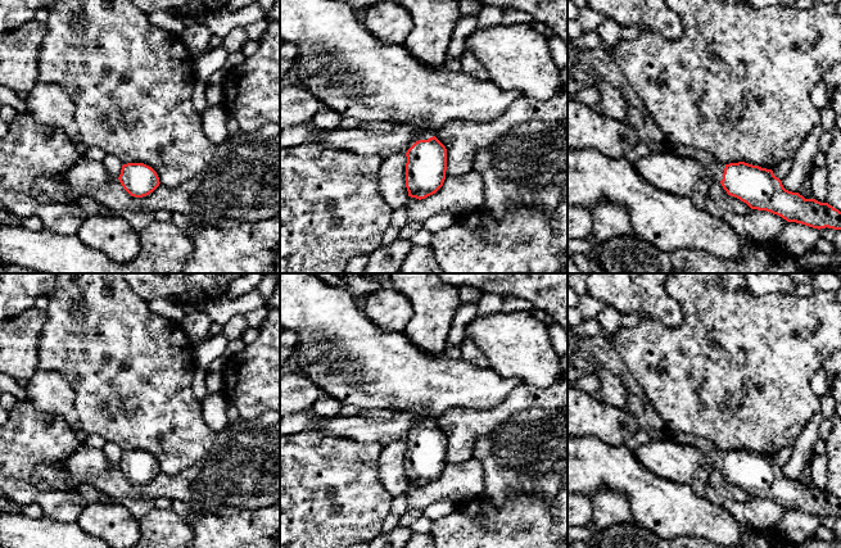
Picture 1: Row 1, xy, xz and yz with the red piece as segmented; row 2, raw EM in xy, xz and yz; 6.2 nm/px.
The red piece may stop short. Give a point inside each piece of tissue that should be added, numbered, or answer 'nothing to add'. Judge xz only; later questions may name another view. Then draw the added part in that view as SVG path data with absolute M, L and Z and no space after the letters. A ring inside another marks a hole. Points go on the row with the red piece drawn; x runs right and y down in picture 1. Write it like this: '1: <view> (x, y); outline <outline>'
1: xz (420, 134); outline M416 128L416 132L411 140L410 148L419 140L428 140L430 137L435 136L434 131L426 131L426 130L419 130Z

